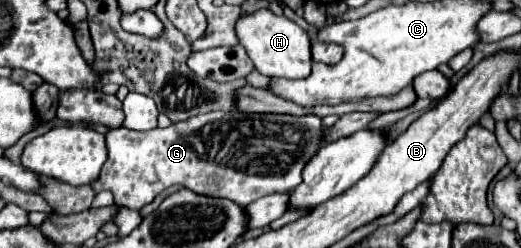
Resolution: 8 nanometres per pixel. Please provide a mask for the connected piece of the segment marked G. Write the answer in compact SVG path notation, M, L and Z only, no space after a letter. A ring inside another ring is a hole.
M207 112L193 116L185 122L171 124L169 128L155 128L149 132L133 132L127 128L111 130L105 140L109 148L107 162L99 178L91 182L95 192L111 190L117 206L141 210L153 202L169 186L183 186L211 198L227 198L237 206L247 206L255 198L267 194L287 194L301 182L301 170L309 158L321 148L323 128L321 118L293 118L283 114L245 114L245 112Z

